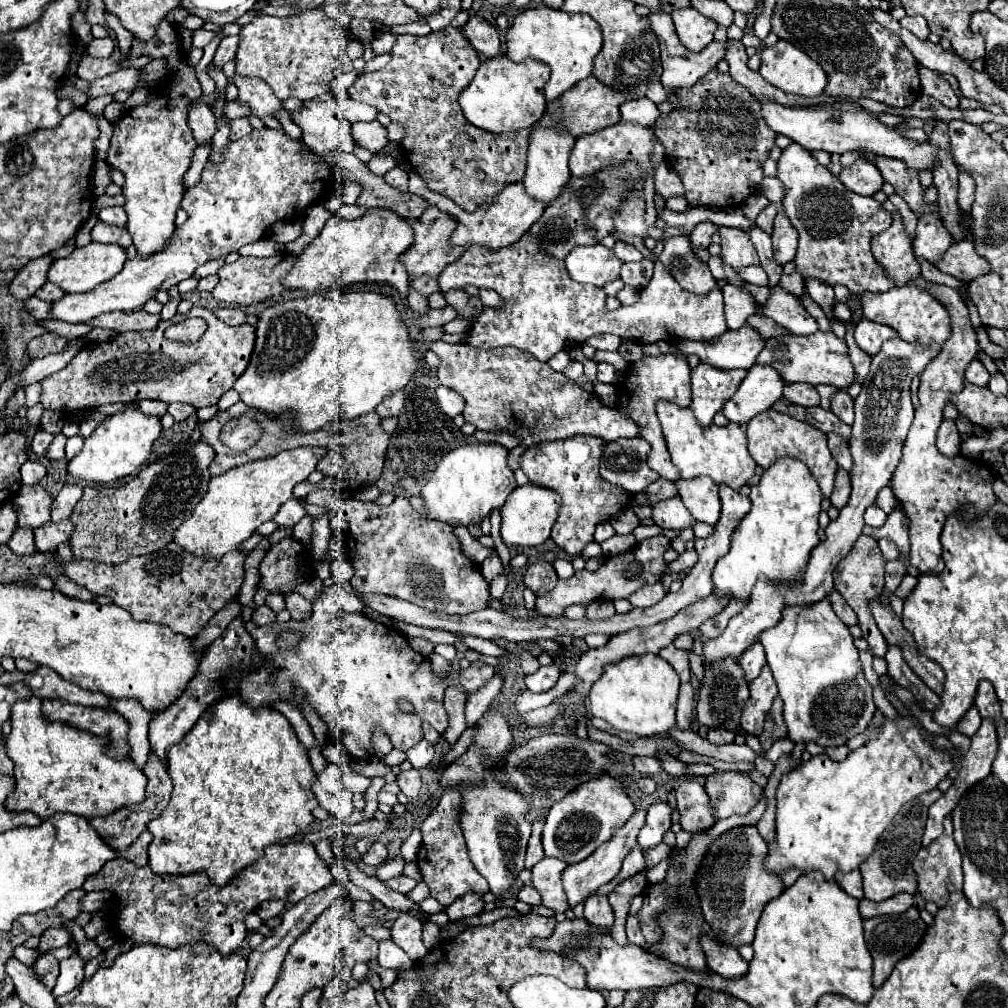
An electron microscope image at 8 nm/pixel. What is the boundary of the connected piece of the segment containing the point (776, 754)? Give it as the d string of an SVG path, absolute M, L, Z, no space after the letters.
M778 739L778 741L774 741L774 745L768 751L762 753L762 757L776 763L776 759L780 759L782 755L788 757L790 753L792 753L792 741L790 739Z

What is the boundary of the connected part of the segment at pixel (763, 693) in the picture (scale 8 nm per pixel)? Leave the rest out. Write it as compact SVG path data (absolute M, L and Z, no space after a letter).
M766 665L762 669L762 673L750 685L750 699L746 703L746 709L744 709L744 715L740 721L742 729L746 733L762 733L764 717L770 711L770 705L776 695L778 695L776 683L774 683L770 667Z

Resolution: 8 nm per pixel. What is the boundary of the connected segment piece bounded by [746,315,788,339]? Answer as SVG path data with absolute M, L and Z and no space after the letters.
M752 315L748 317L746 325L750 325L752 329L756 329L764 339L770 339L770 337L780 337L788 331L784 331L784 327L780 327L778 323L772 323L772 319L768 317L760 317L760 315Z

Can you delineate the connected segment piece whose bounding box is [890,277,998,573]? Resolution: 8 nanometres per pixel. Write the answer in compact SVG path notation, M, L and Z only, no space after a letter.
M916 277L910 283L924 291L930 291L946 307L946 311L950 313L952 335L946 341L946 347L940 351L940 355L932 359L930 365L920 375L920 389L918 389L920 407L916 409L914 423L904 441L904 455L892 475L890 485L910 520L909 540L912 545L910 563L918 567L920 573L938 573L942 567L940 536L946 517L960 513L964 523L974 523L978 521L978 517L988 513L988 509L998 501L998 497L992 491L992 483L996 477L990 465L984 465L982 461L978 465L972 459L948 459L940 455L940 451L936 449L936 431L942 423L942 409L948 403L948 395L960 391L964 383L964 367L976 357L976 349L978 349L978 341L968 317L968 309L960 293L954 291L952 287L938 285L922 277Z

